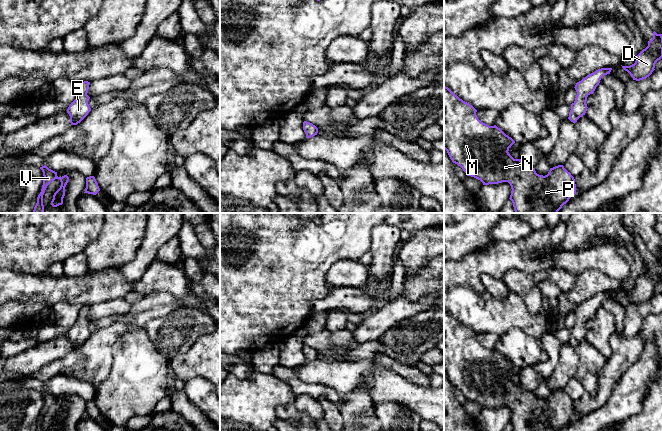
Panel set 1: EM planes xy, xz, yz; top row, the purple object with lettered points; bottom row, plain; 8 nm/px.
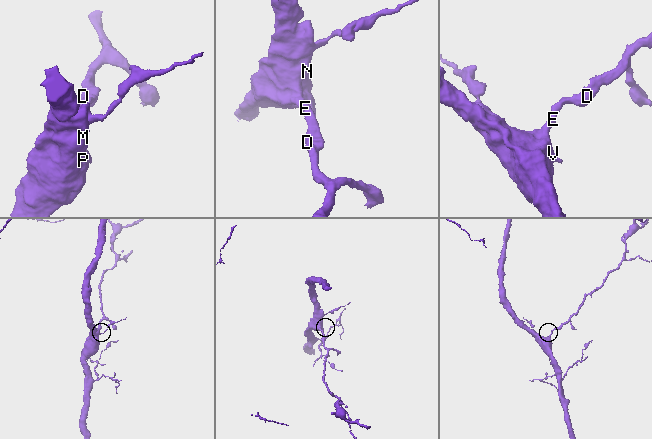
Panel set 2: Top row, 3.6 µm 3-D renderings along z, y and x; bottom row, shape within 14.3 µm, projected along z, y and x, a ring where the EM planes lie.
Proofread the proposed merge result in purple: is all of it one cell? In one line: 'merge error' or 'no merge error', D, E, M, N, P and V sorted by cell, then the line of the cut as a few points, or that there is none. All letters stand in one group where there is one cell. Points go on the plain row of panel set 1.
no merge error; groups D E M N P V; cut none

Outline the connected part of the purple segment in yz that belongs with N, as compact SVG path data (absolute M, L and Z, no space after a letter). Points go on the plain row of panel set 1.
M444 309L444 373L452 386L460 390L467 400L480 404L483 409L508 406L512 413L509 423L513 431L562 431L576 418L575 403L563 389L550 392L545 400L537 398L535 392L526 391L521 383L514 383L509 378L509 372L515 365L496 349L489 350L481 346L476 336L472 329L460 323Z

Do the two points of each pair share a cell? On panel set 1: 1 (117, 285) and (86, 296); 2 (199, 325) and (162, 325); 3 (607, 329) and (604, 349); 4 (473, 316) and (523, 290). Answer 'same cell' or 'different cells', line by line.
1: same cell
2: same cell
3: same cell
4: different cells

